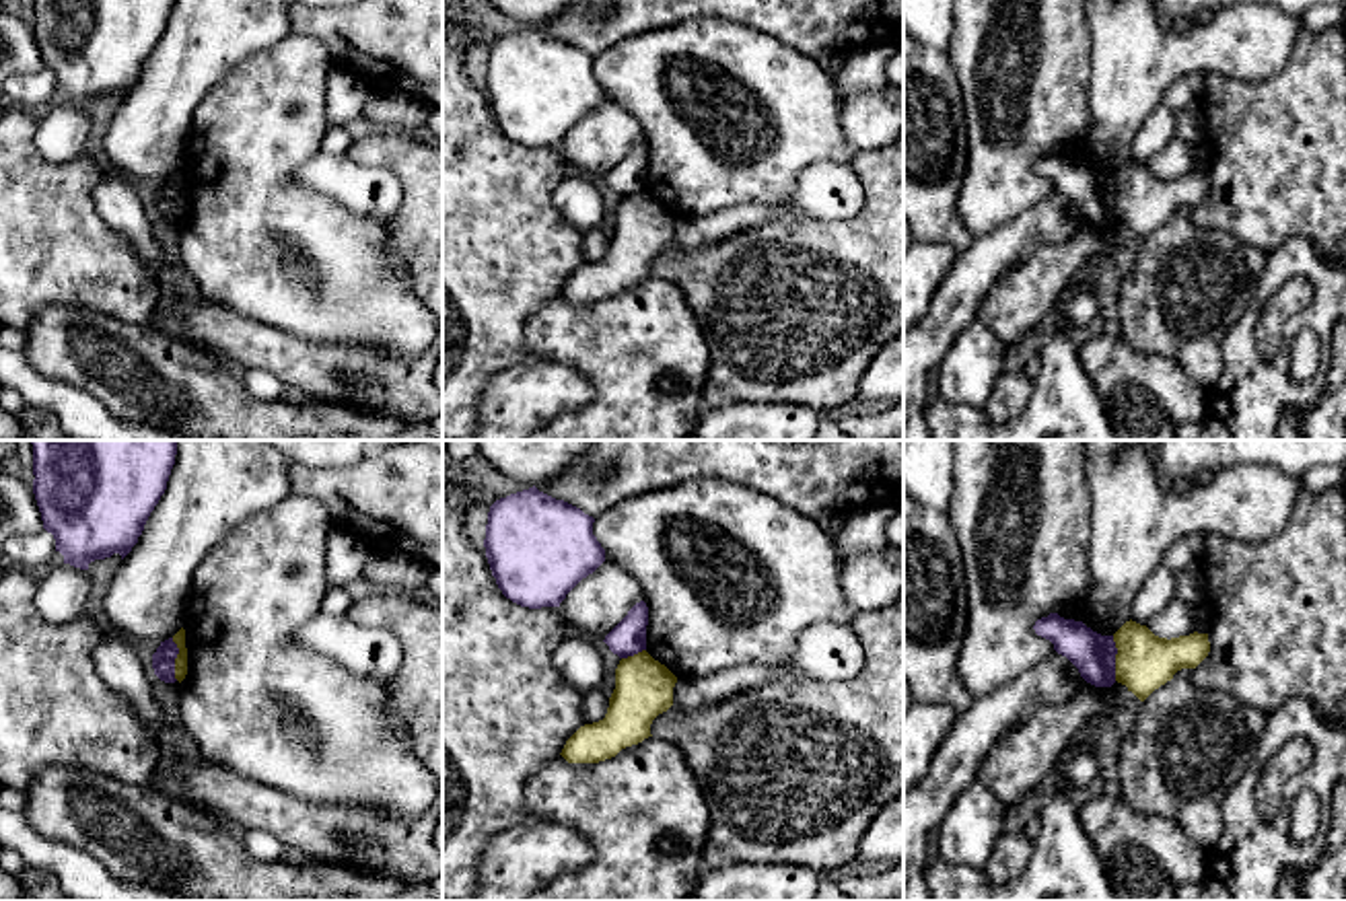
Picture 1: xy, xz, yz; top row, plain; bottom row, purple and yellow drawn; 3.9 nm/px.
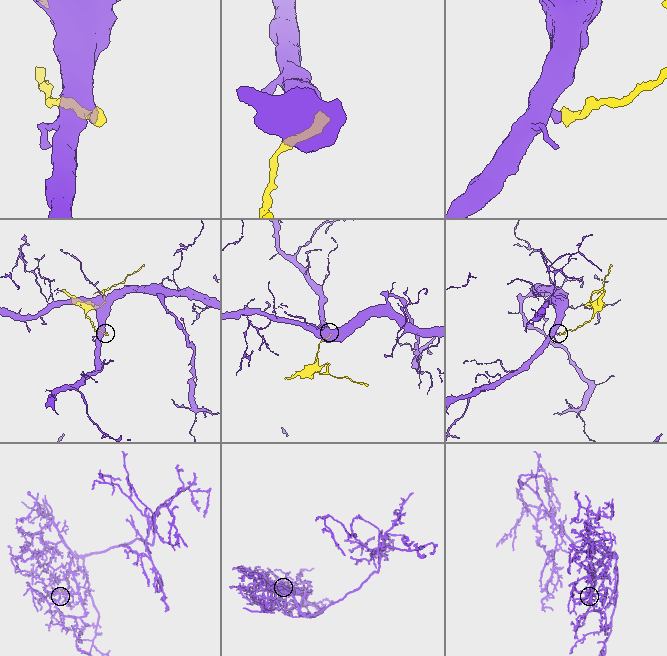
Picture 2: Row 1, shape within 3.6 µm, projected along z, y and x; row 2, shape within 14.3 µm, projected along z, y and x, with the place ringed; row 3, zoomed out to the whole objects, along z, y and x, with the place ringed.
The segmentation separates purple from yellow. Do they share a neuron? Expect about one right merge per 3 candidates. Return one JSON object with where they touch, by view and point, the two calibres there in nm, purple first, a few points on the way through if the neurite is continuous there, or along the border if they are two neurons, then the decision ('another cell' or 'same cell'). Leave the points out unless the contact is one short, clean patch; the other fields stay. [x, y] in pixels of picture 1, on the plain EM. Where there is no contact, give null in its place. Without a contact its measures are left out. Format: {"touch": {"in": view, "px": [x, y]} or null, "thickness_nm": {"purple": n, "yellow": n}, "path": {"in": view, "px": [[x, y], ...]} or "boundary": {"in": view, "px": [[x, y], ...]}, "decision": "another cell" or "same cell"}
{"touch": {"in": "yz", "px": [1114, 198]}, "thickness_nm": {"purple": 170, "yellow": 220}, "boundary": {"in": "yz", "px": [[1112, 175], [1116, 219]]}, "decision": "another cell"}

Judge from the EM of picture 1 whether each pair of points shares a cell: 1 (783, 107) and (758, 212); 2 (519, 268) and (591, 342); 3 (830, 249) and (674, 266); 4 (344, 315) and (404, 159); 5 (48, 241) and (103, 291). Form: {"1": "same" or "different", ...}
{"1": "different", "2": "different", "3": "same", "4": "different", "5": "same"}

